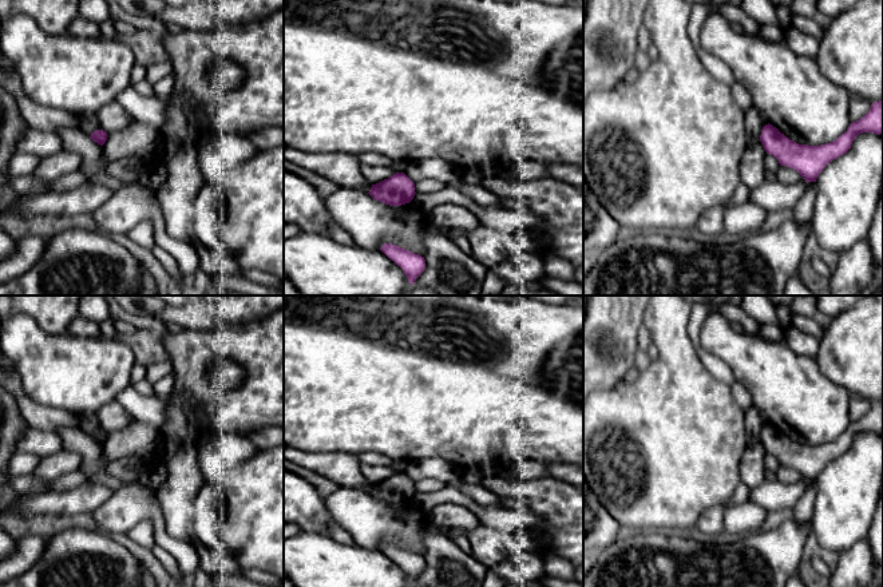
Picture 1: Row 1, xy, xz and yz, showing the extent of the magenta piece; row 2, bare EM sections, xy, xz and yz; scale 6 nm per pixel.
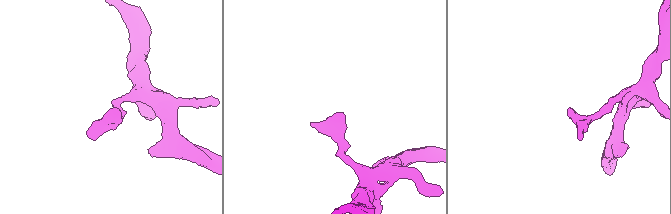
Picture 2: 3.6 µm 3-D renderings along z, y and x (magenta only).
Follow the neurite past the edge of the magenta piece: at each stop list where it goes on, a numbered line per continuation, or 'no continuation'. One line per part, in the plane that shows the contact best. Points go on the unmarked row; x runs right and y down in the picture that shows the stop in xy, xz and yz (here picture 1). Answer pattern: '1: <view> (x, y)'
no continuation

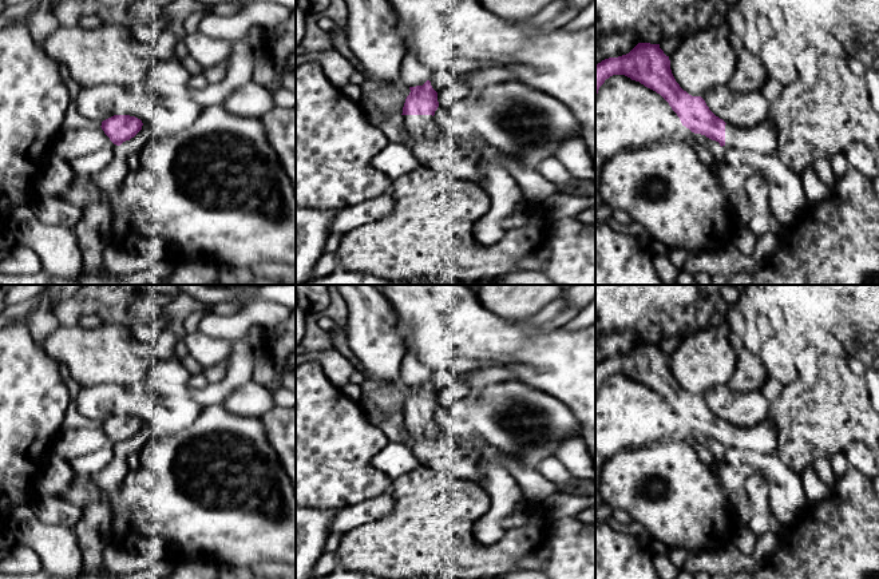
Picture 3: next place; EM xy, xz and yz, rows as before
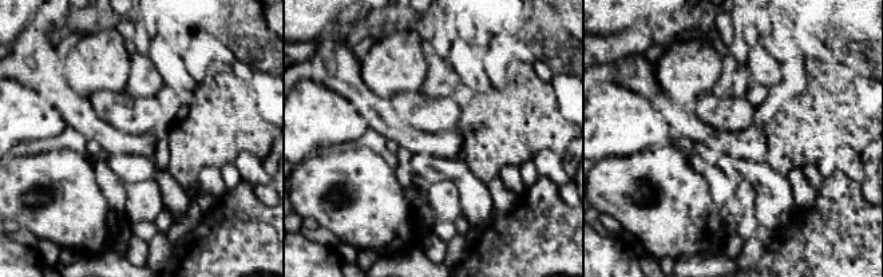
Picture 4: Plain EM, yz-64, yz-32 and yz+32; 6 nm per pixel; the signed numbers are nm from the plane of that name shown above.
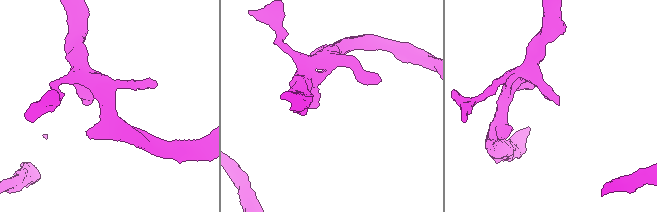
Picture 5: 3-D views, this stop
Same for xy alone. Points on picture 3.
no continuation

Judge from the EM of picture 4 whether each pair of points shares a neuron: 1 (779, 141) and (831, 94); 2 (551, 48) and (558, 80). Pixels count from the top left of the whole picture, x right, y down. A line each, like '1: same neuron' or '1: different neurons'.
1: same neuron
2: different neurons

